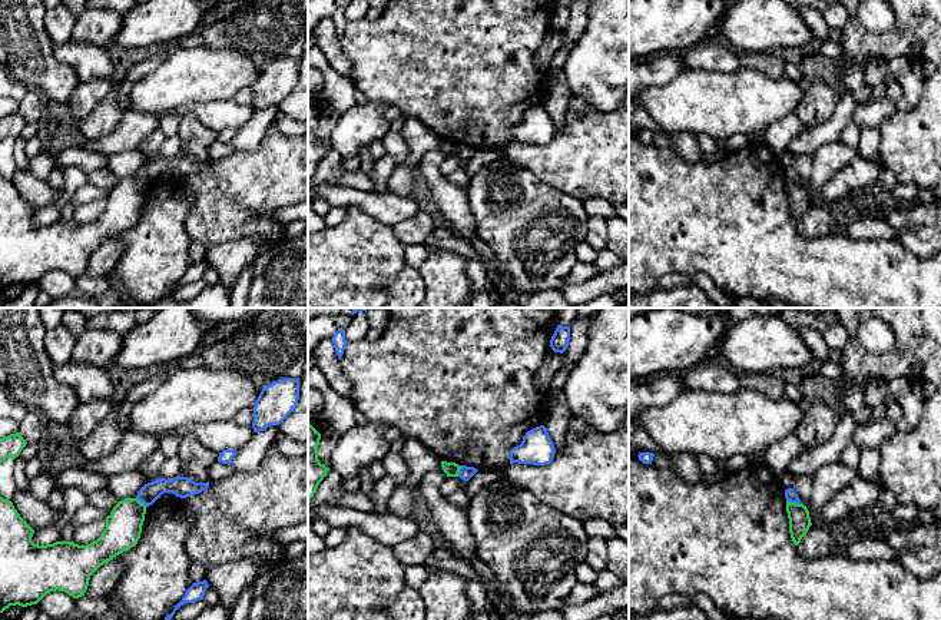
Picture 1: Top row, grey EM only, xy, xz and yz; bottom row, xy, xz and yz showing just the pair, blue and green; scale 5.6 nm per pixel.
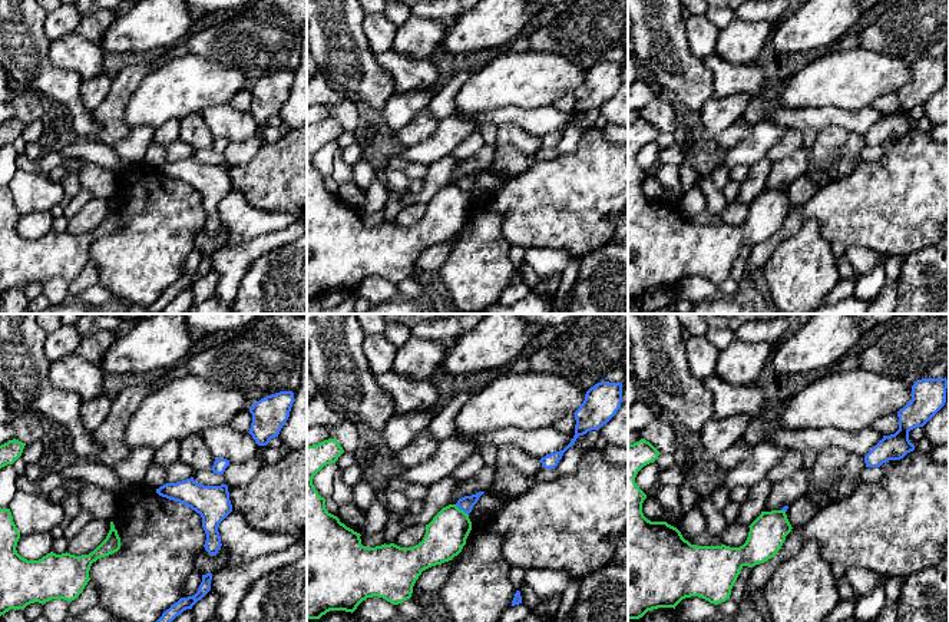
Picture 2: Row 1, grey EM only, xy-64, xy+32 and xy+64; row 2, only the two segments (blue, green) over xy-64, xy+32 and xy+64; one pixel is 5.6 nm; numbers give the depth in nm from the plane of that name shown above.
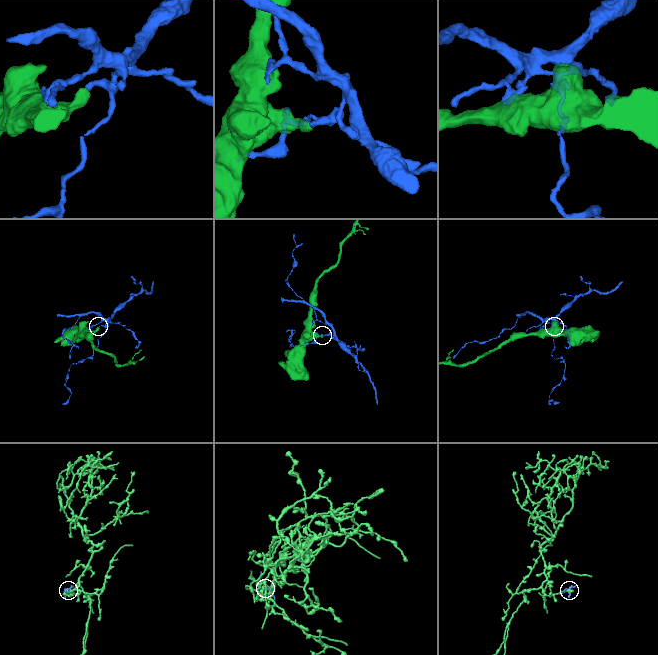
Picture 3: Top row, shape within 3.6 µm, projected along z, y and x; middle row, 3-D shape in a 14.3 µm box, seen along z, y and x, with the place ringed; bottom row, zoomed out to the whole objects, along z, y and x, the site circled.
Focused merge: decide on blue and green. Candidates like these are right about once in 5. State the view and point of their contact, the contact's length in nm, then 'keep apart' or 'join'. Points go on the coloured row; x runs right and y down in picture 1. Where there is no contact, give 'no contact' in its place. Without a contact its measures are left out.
meets blue in yz at (794, 501); contact 90 nm long; keep apart

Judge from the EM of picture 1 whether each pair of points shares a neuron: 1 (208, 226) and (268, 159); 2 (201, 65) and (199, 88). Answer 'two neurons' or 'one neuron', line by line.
1: one neuron
2: one neuron

